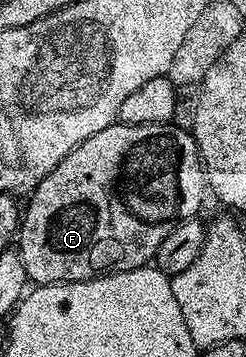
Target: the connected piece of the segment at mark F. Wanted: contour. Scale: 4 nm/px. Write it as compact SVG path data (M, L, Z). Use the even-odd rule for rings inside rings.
M116 121L109 124L105 129L101 129L101 133L93 133L93 137L81 141L81 145L70 151L57 165L57 169L53 169L35 186L34 191L30 192L17 232L17 250L21 261L25 261L28 280L35 285L80 283L86 279L96 279L99 275L109 275L113 271L128 271L148 266L154 260L161 241L165 241L165 237L173 233L175 226L183 219L194 219L200 214L199 206L203 203L203 191L205 195L205 168L203 160L199 157L199 146L195 143L194 134L188 128L177 127L172 122L129 125Z

